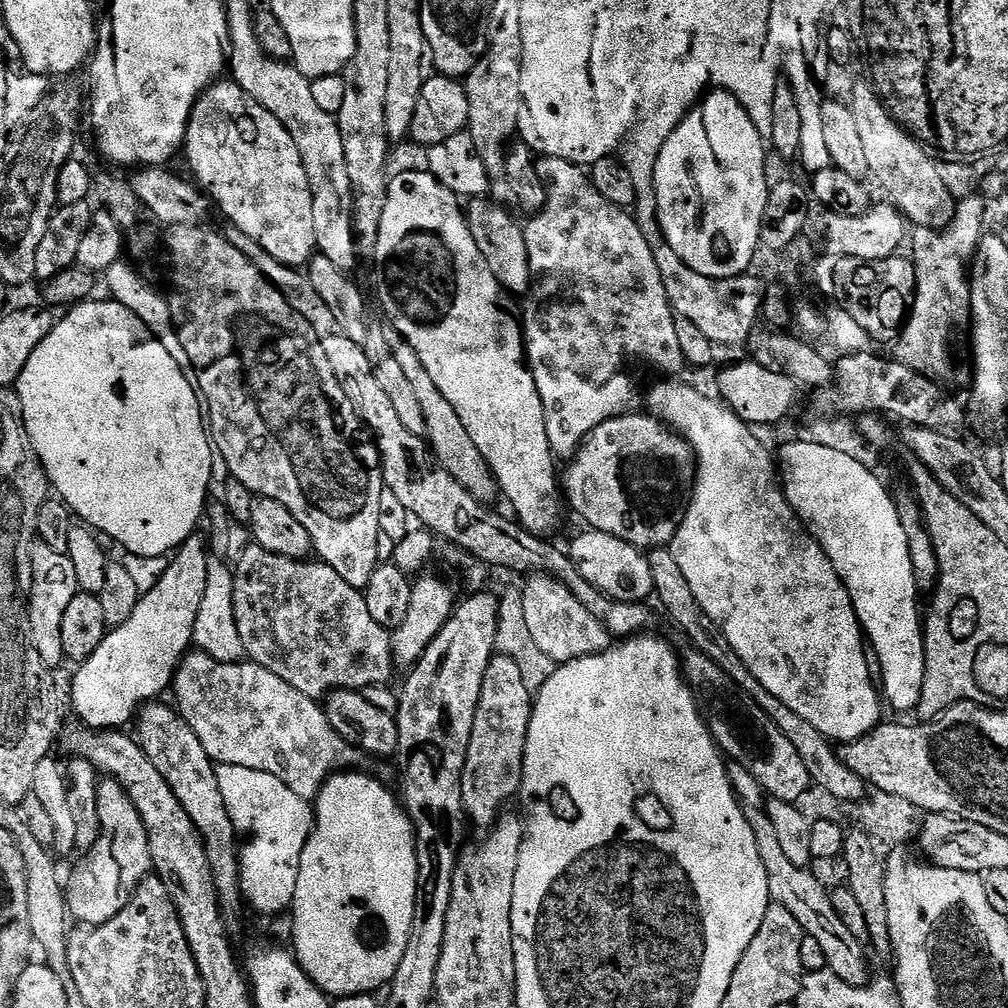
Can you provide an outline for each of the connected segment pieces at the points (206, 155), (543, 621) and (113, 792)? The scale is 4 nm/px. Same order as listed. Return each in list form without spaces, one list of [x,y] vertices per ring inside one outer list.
[[[221,78],[210,85],[196,100],[188,119],[184,135],[182,156],[188,159],[195,183],[210,197],[211,203],[220,207],[222,215],[233,228],[242,230],[246,238],[254,238],[270,258],[300,270],[317,255],[314,238],[314,204],[312,187],[306,178],[306,166],[294,138],[266,109],[254,102],[231,79]]]
[[[532,574],[525,580],[528,581],[522,586],[521,598],[527,629],[530,630],[535,645],[557,665],[592,656],[609,647],[610,637],[604,625],[574,598],[563,580],[543,574]]]
[[[104,778],[97,786],[97,800],[101,827],[97,841],[80,856],[80,865],[66,876],[68,915],[80,926],[110,922],[128,905],[140,881],[153,871],[144,823],[127,790],[116,780]]]

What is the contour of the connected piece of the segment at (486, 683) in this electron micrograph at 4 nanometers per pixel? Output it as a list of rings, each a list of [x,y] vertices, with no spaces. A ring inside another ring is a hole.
[[[493,655],[486,678],[482,678],[482,694],[478,698],[462,770],[465,817],[483,830],[491,829],[497,823],[500,807],[519,793],[533,703],[533,693],[528,692],[522,682],[522,675],[514,661],[510,657]]]

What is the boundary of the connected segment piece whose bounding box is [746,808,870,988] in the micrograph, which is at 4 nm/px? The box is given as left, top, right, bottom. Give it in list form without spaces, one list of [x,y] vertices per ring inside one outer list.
[[[749,808],[746,812],[748,821],[754,834],[756,835],[756,845],[758,854],[762,858],[762,866],[768,879],[768,895],[777,904],[781,904],[797,919],[804,936],[814,938],[818,946],[822,946],[822,954],[826,954],[827,971],[832,972],[842,982],[850,986],[864,987],[869,983],[868,960],[864,957],[865,945],[850,930],[846,930],[846,925],[834,914],[832,897],[829,889],[820,885],[820,880],[816,876],[811,876],[808,868],[799,868],[796,864],[786,858],[786,853],[782,850],[782,844],[778,842],[778,836],[774,834],[774,828],[770,822],[767,811],[760,808]]]

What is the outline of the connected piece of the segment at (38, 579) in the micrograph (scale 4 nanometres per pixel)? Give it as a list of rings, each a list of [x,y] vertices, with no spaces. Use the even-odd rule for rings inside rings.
[[[36,542],[31,550],[32,588],[28,592],[29,638],[38,658],[50,670],[56,670],[66,657],[62,650],[62,614],[66,606],[80,592],[78,578],[74,574],[74,562],[70,562],[67,553],[59,553],[50,546]]]

